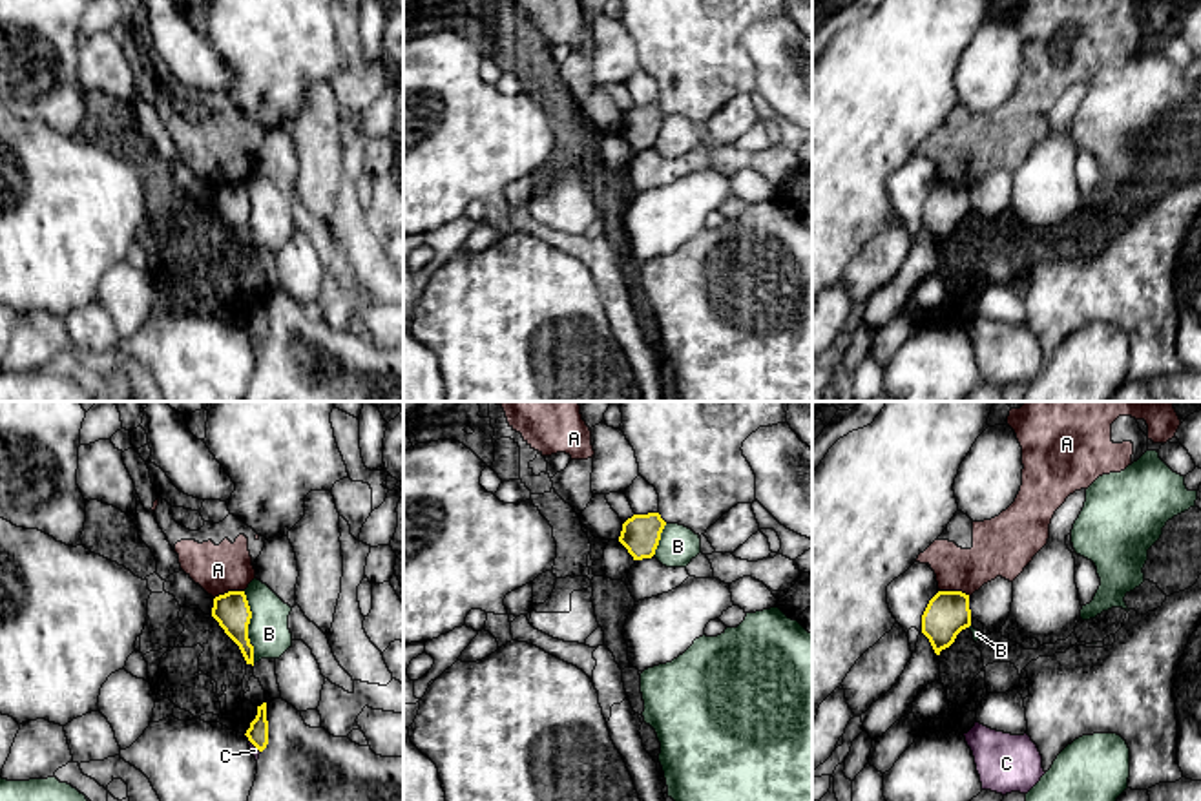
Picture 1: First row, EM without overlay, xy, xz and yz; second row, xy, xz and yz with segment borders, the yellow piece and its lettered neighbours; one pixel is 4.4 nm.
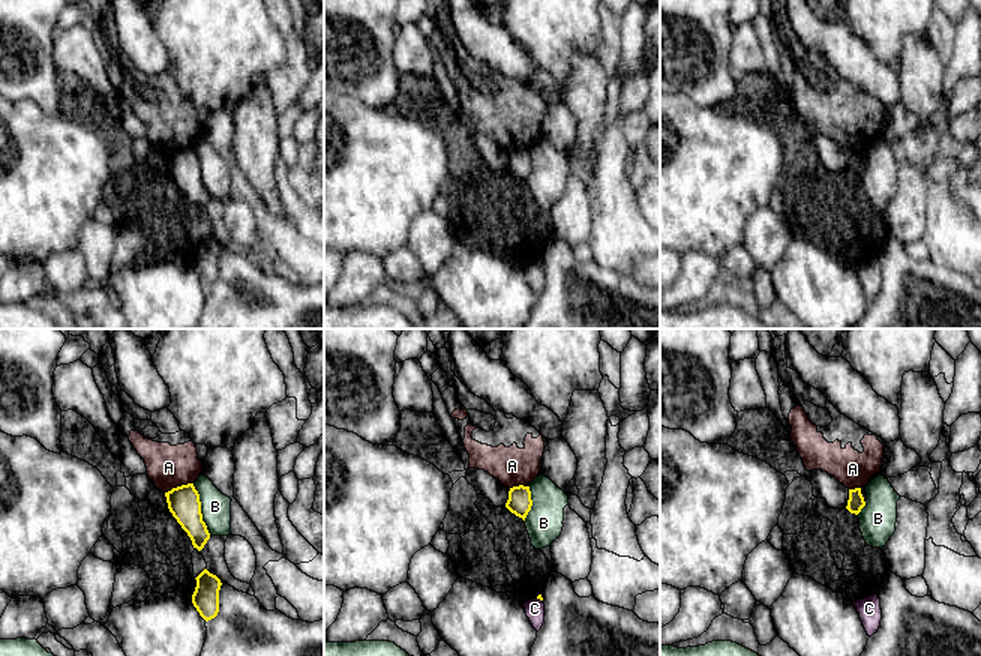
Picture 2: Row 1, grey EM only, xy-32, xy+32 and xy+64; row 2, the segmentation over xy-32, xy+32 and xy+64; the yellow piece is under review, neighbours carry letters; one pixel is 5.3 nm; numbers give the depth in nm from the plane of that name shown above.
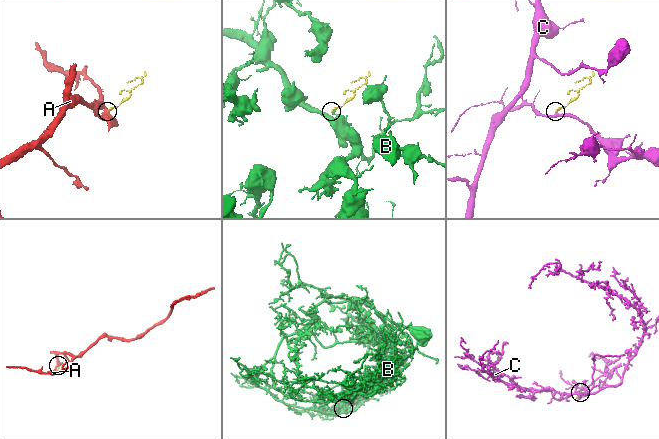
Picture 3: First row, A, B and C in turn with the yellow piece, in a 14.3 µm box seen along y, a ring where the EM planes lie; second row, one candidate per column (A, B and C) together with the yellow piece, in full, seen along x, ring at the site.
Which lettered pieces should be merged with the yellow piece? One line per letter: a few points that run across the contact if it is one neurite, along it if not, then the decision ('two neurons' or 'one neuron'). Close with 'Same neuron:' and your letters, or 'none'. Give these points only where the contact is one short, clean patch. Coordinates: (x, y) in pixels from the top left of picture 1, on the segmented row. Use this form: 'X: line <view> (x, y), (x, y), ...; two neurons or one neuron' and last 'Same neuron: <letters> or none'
A: line xy (243, 590), (229, 590), (214, 599); two neurons
B: line xy (243, 592), (250, 612), (249, 643), (254, 663); two neurons
C: line xy (245, 734), (260, 752); two neurons
Same neuron: none

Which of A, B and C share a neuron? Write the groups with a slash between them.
A / B / C

